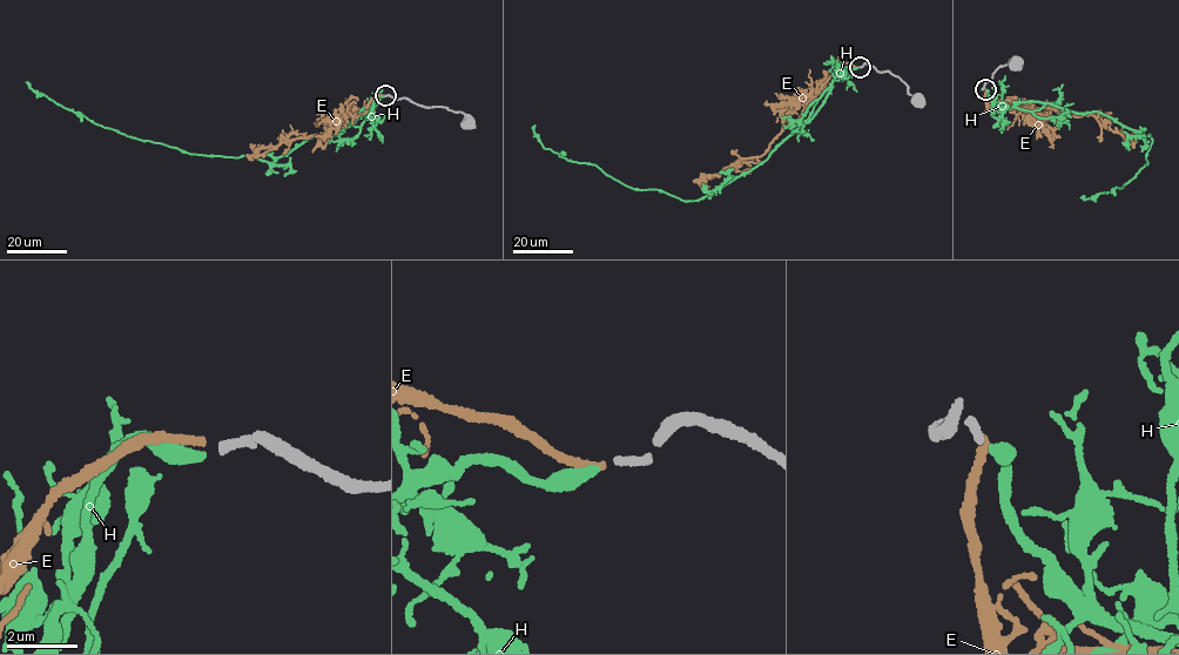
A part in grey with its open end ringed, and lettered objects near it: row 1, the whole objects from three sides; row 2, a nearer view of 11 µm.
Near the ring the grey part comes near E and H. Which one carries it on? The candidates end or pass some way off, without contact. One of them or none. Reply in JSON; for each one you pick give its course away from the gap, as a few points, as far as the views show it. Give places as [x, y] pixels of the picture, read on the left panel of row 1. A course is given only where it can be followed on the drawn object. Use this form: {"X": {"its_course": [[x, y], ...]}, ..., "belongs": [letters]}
{"belongs": []}

